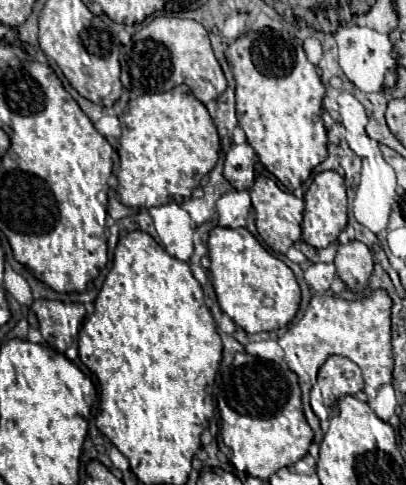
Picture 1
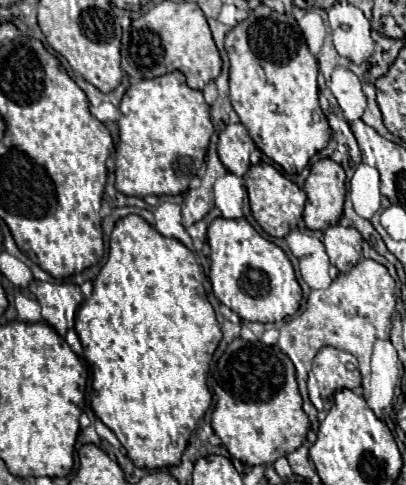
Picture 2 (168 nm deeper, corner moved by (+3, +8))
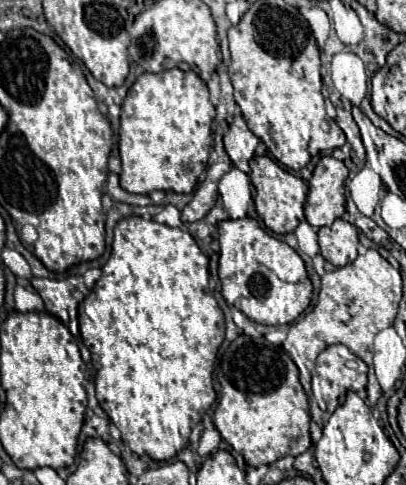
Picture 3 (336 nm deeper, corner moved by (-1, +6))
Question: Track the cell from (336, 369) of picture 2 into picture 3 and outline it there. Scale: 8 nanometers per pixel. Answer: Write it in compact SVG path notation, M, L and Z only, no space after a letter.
M344 344L328 346L316 358L311 379L313 398L323 411L333 413L339 406L340 396L348 390L360 392L366 388L366 374L368 366Z

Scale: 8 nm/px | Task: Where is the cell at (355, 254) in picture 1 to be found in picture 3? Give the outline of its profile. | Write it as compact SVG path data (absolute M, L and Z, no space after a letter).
M342 218L334 220L332 226L318 230L320 254L334 266L346 266L358 256L358 228Z

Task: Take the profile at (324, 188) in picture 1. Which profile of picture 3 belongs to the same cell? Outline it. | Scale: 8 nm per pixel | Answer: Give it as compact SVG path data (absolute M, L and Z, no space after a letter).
M324 156L308 180L308 196L304 204L306 220L314 228L330 226L346 210L346 190L344 182L348 178L348 168L344 162Z

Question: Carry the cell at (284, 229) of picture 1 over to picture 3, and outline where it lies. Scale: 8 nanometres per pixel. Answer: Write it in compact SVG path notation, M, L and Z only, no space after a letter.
M254 156L250 160L250 180L256 188L256 212L264 220L264 224L276 234L294 232L300 220L304 220L304 202L308 184L302 178L292 176L280 164L276 164L270 156Z

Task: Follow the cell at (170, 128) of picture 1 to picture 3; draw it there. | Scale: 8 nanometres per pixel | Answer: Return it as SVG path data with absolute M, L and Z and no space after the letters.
M164 70L160 74L144 72L128 90L122 102L120 114L120 186L134 194L150 194L152 190L172 190L180 194L190 194L198 184L200 174L208 166L208 156L212 150L212 120L216 116L214 106L208 100L208 86L200 80L194 70Z

